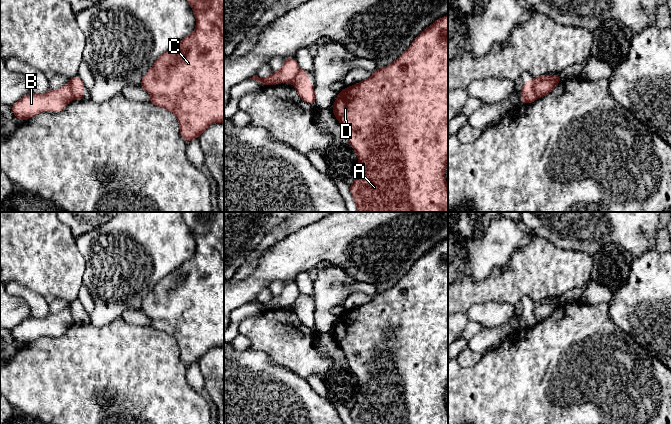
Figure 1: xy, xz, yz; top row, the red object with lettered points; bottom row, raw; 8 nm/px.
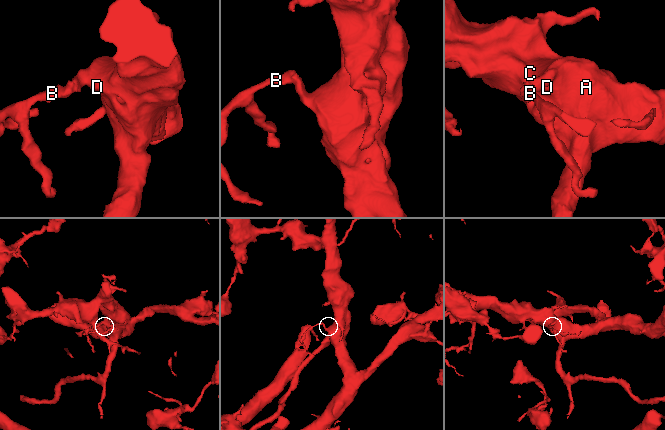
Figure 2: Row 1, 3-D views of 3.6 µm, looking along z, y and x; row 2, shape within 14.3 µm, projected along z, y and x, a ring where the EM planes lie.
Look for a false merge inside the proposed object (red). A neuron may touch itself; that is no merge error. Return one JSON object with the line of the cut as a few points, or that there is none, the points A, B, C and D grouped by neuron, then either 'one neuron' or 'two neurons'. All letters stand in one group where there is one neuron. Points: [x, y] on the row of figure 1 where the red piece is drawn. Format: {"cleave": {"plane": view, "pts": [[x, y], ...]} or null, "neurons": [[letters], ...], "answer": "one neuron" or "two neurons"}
{"cleave": {"plane": "yz", "pts": [[532, 79], [534, 93], [537, 97]]}, "neurons": [["A", "C", "D"], ["B"]], "answer": "two neurons"}

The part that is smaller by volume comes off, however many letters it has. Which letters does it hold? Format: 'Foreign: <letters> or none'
Foreign: B

